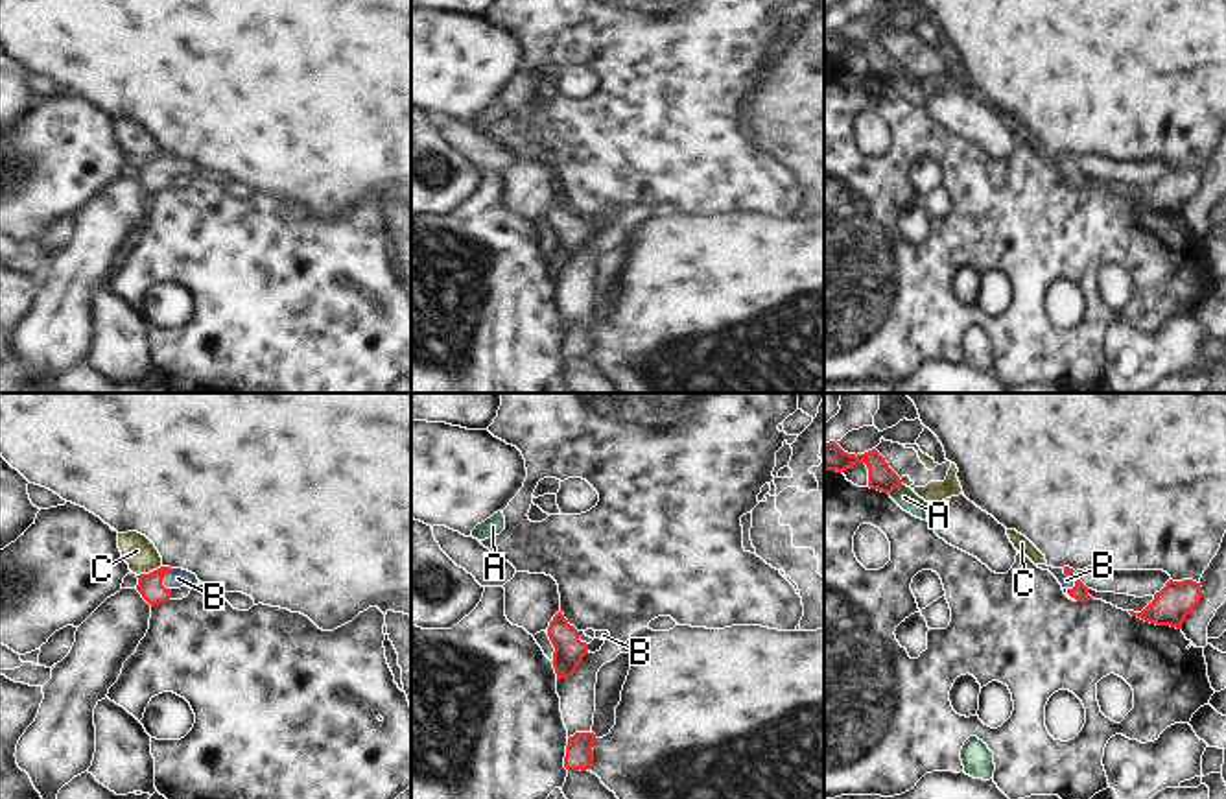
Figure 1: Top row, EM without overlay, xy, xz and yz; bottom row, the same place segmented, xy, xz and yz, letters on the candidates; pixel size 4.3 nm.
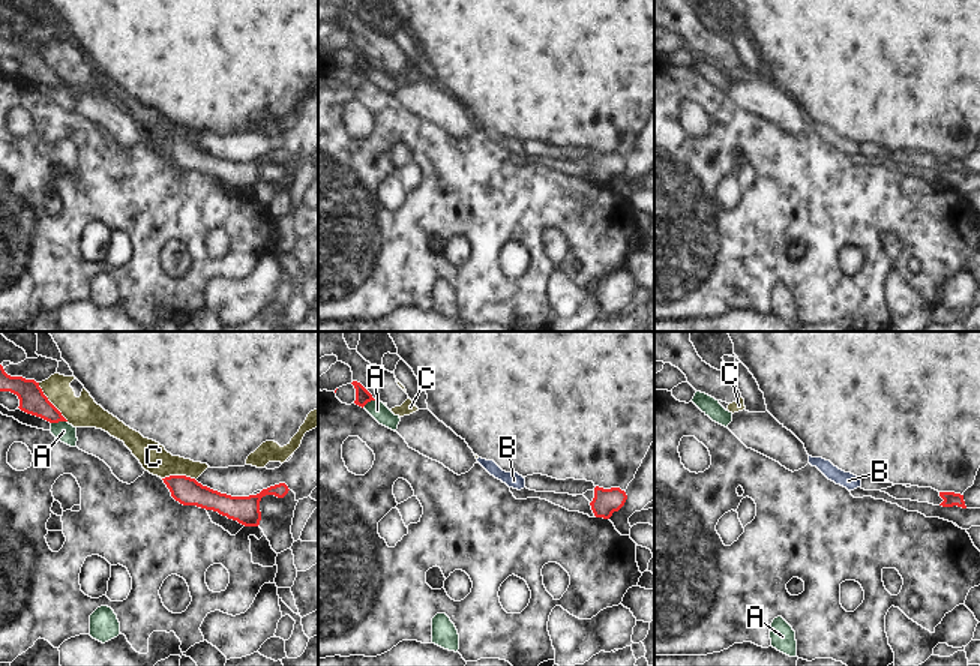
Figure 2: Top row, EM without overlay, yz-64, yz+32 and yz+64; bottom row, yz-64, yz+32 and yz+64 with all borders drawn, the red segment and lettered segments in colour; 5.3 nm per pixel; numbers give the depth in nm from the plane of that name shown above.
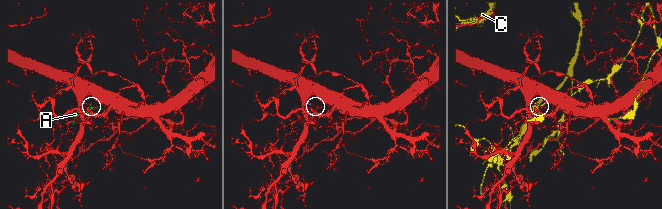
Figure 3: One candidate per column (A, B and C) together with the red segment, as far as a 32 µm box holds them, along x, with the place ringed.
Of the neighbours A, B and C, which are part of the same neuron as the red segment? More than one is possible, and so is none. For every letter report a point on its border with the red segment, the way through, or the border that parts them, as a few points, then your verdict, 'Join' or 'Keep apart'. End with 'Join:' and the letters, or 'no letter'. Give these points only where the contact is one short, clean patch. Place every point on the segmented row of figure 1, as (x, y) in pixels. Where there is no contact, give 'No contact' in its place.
A: Touches red at yz (895, 488). Keep apart
B: Touches red at yz (1075, 574). Path across: yz (1079, 591), (1075, 587), (1075, 574), (1066, 580). Join
C: Touches red at xy (150, 572). Keep apart
Join: B.

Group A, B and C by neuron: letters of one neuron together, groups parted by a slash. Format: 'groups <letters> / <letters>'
groups A / B / C

